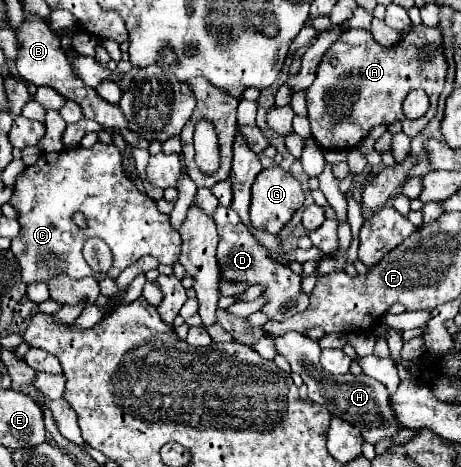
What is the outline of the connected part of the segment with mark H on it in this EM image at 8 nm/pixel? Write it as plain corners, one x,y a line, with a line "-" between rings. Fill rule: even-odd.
286,332
282,336
272,336
272,340
274,340
276,352
282,354
290,362
292,372
302,376
304,384
308,386
310,402
316,402
316,404
328,408
330,414
358,426
362,430
362,436
366,442
376,444
384,438
396,436
396,432
400,428
398,428
398,424
394,424
394,414
390,412
390,394
384,384
376,382
374,378
370,378
366,374
334,376
334,374
322,370
320,362
318,362
318,342
306,338
300,332

